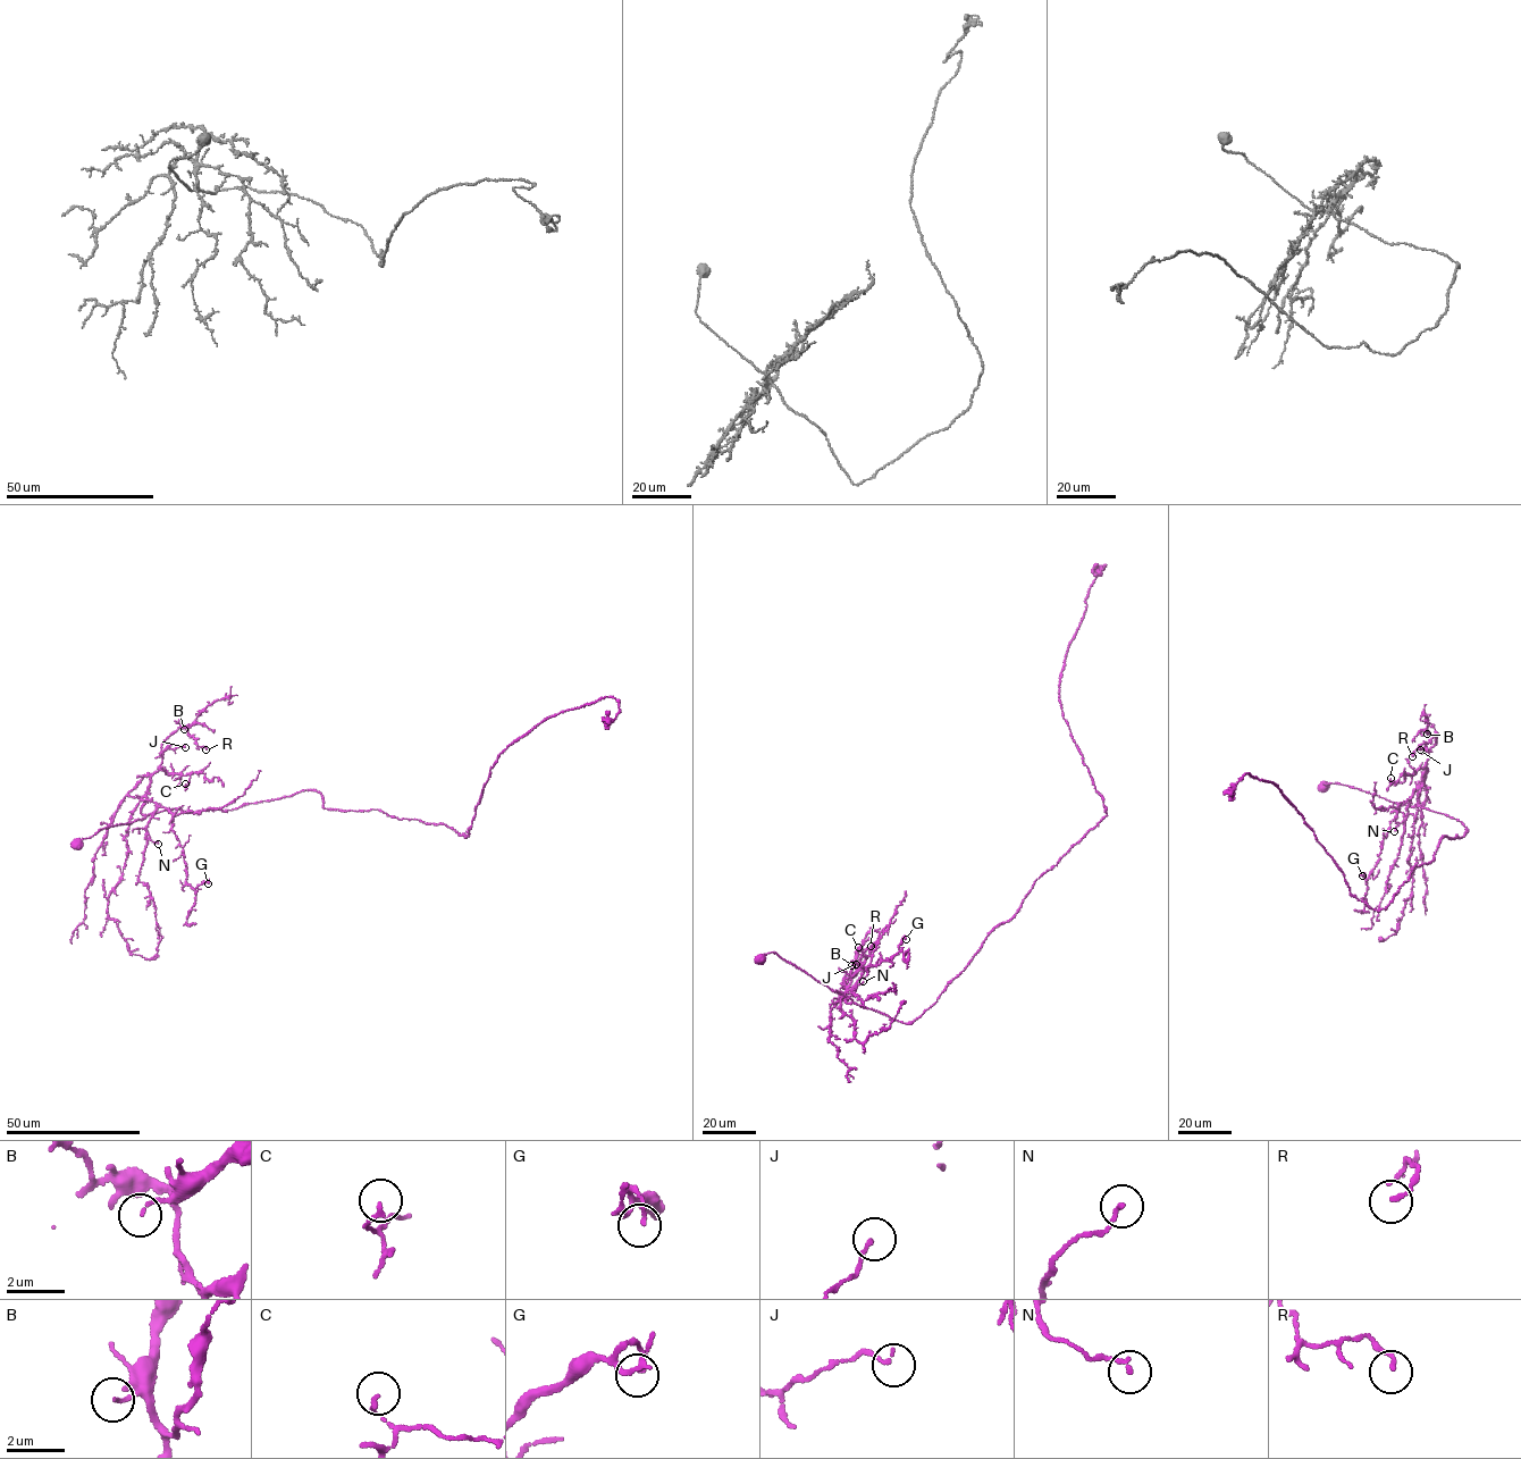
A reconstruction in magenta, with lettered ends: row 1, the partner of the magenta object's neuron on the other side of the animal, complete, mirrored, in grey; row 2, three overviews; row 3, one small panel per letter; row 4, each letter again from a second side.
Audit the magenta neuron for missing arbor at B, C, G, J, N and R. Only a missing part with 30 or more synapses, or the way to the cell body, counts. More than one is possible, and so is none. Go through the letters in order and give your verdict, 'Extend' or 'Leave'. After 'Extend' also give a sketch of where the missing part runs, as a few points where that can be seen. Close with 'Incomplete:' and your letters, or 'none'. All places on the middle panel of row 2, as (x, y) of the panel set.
B: Leave
C: Leave
G: Leave
J: Leave
N: Leave
R: Leave
Incomplete: none

